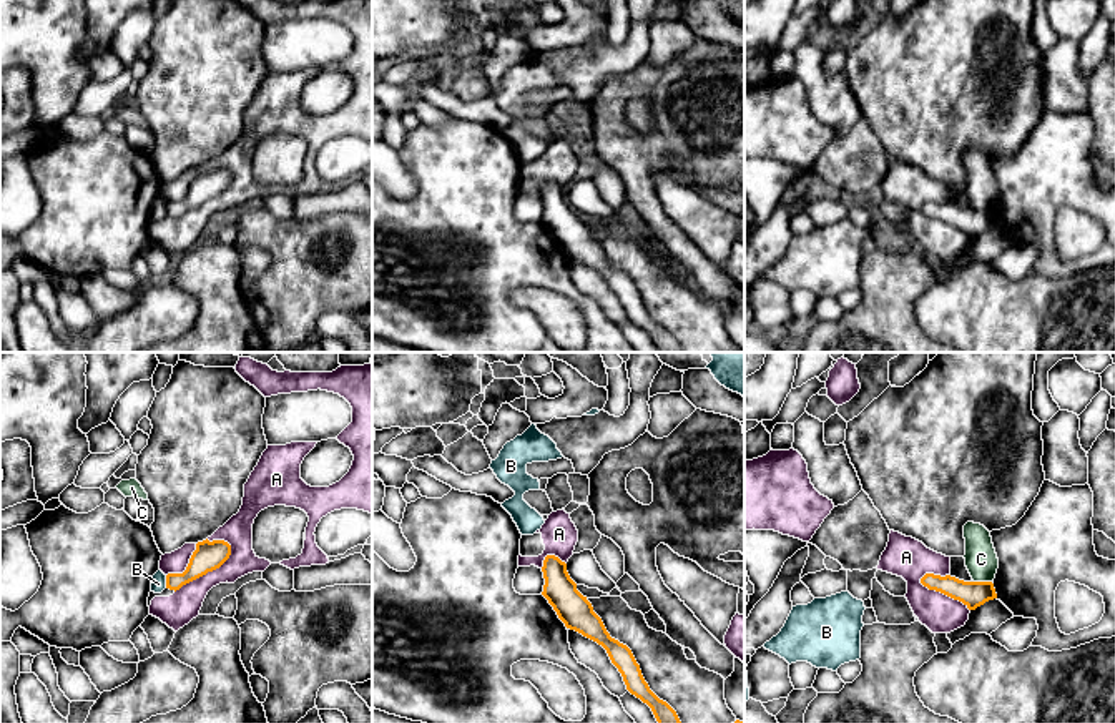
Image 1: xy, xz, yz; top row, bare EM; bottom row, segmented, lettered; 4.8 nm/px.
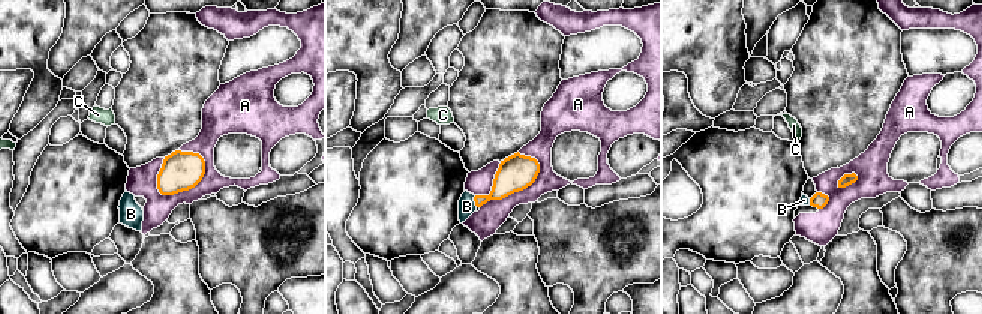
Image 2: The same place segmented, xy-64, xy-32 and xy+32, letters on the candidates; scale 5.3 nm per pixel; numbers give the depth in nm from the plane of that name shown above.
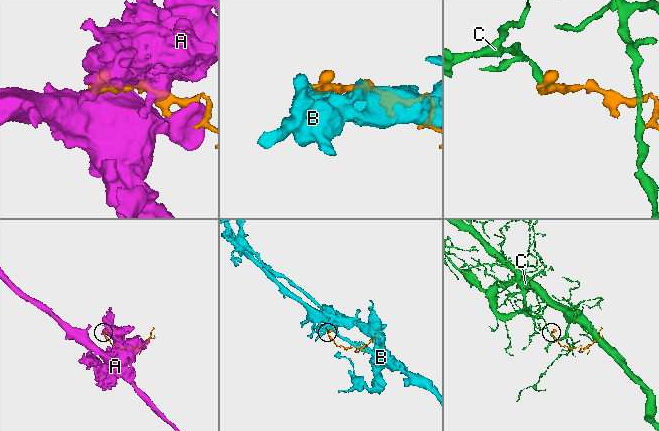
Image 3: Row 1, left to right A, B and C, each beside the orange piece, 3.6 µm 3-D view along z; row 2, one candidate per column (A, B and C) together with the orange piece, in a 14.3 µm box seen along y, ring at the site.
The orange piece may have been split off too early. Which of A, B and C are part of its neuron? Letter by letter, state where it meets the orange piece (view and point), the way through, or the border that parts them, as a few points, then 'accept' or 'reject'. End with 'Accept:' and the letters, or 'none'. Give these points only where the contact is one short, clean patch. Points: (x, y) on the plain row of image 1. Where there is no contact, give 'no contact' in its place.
A: contact xy (206, 200); reject
B: contact xy (167, 210); reject
C: contact yz (982, 210); border yz (974, 208), (991, 210); reject
Accept: none

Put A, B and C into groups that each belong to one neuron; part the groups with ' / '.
A / B / C

